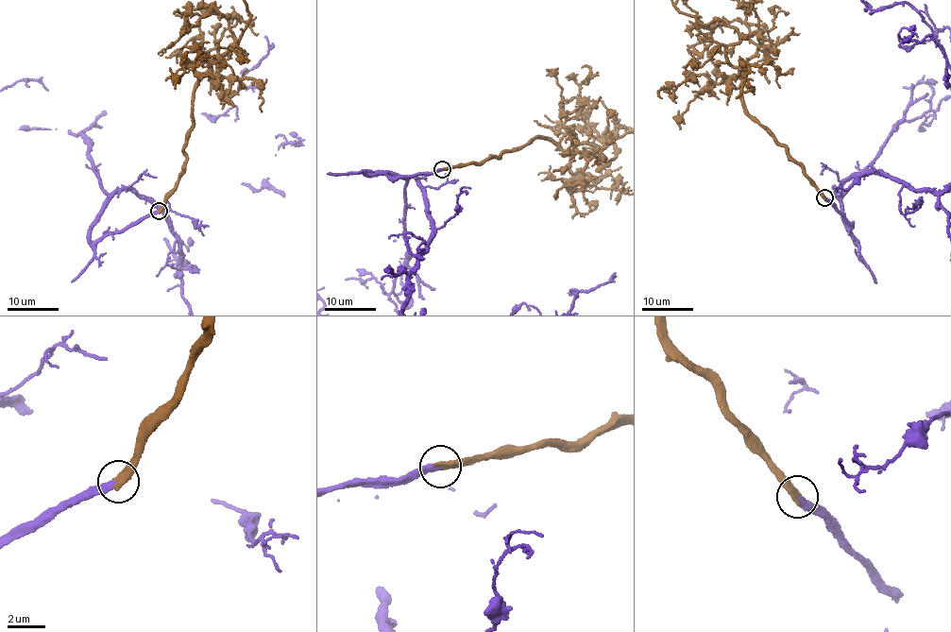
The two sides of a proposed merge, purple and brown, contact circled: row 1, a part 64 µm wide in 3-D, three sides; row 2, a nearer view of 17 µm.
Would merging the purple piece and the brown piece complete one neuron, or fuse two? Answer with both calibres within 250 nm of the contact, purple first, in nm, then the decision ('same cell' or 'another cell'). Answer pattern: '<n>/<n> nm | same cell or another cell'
320/400 nm | same cell

